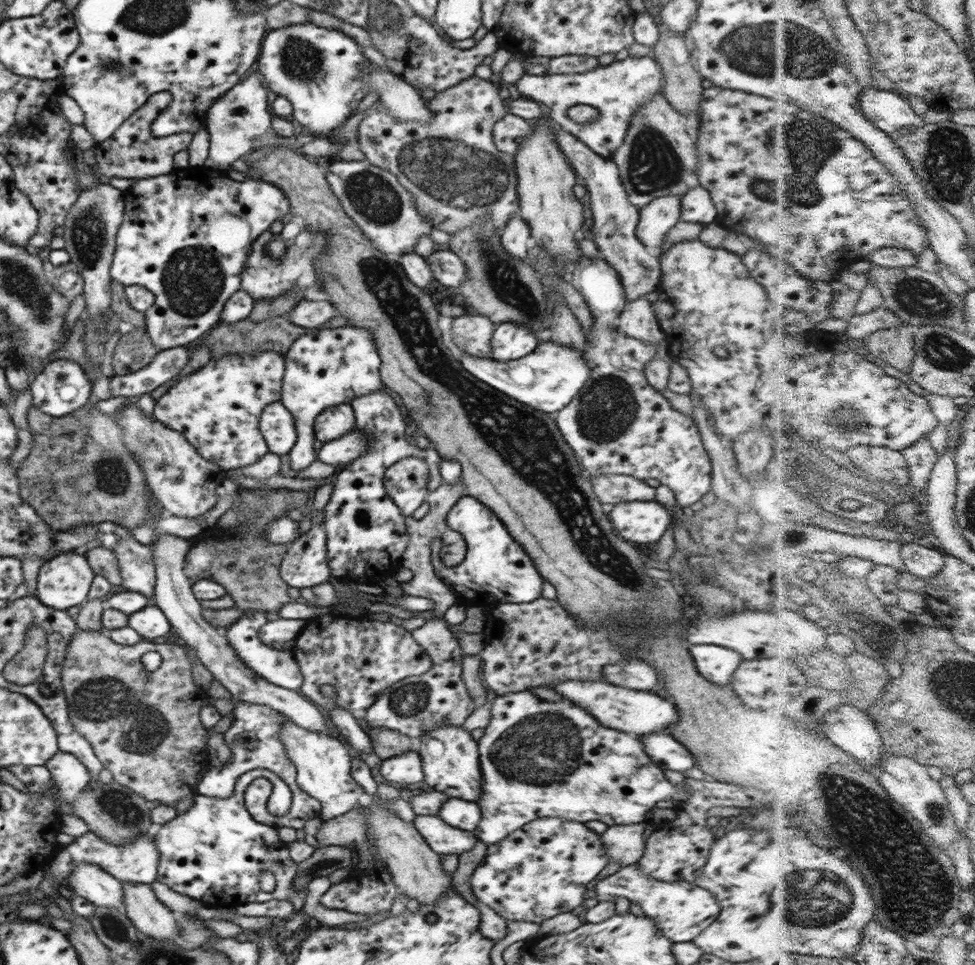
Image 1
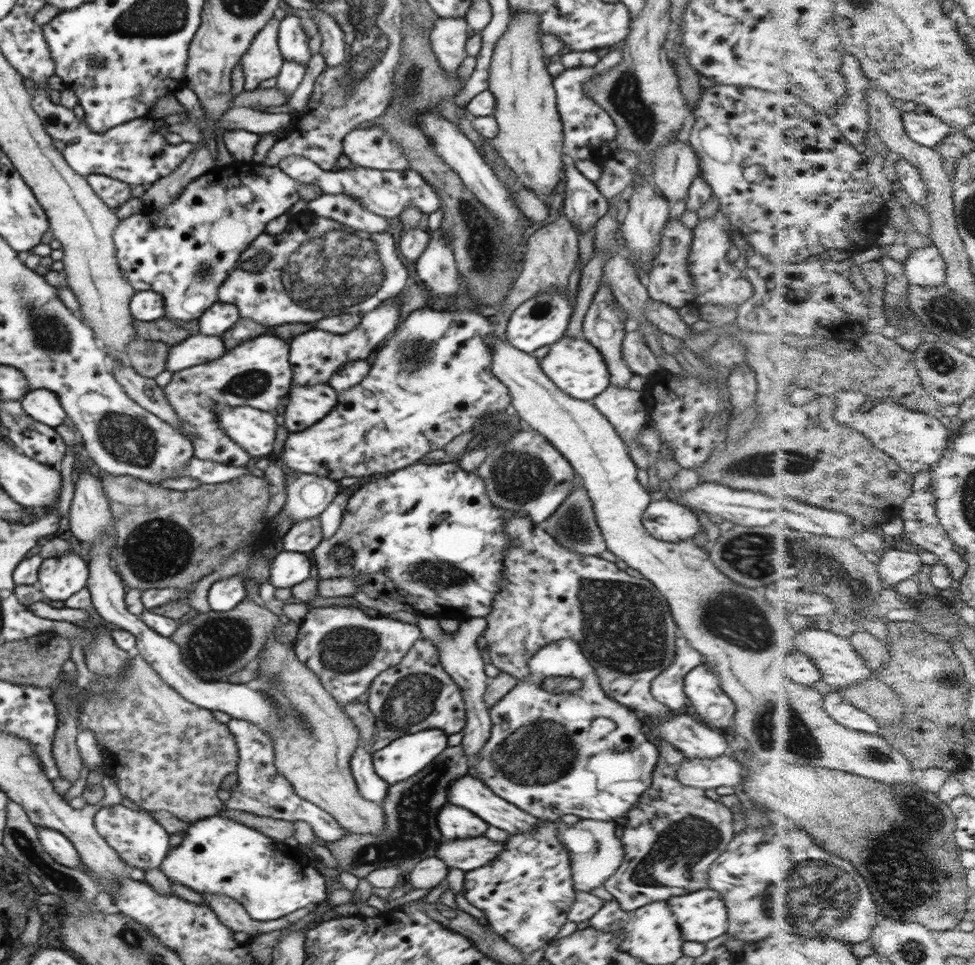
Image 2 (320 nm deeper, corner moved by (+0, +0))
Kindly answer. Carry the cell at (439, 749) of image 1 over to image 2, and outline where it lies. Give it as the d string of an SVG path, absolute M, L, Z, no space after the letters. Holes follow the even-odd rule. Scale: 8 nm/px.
M470 774L458 776L456 781L452 781L446 791L446 798L448 798L448 802L475 813L489 825L506 830L509 835L532 832L542 821L526 811L520 810L515 804L496 796L494 792L490 791L490 788L484 785L484 782Z

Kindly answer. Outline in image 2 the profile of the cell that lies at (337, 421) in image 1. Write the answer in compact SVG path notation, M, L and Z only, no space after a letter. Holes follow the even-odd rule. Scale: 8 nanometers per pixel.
M329 383L294 386L283 412L285 427L290 433L303 431L328 415L338 401Z

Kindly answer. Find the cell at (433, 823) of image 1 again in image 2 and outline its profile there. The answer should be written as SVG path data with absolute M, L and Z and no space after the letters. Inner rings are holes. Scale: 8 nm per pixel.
M484 835L464 840L443 840L435 856L450 868L468 872L490 864L505 847L505 842L494 842Z

